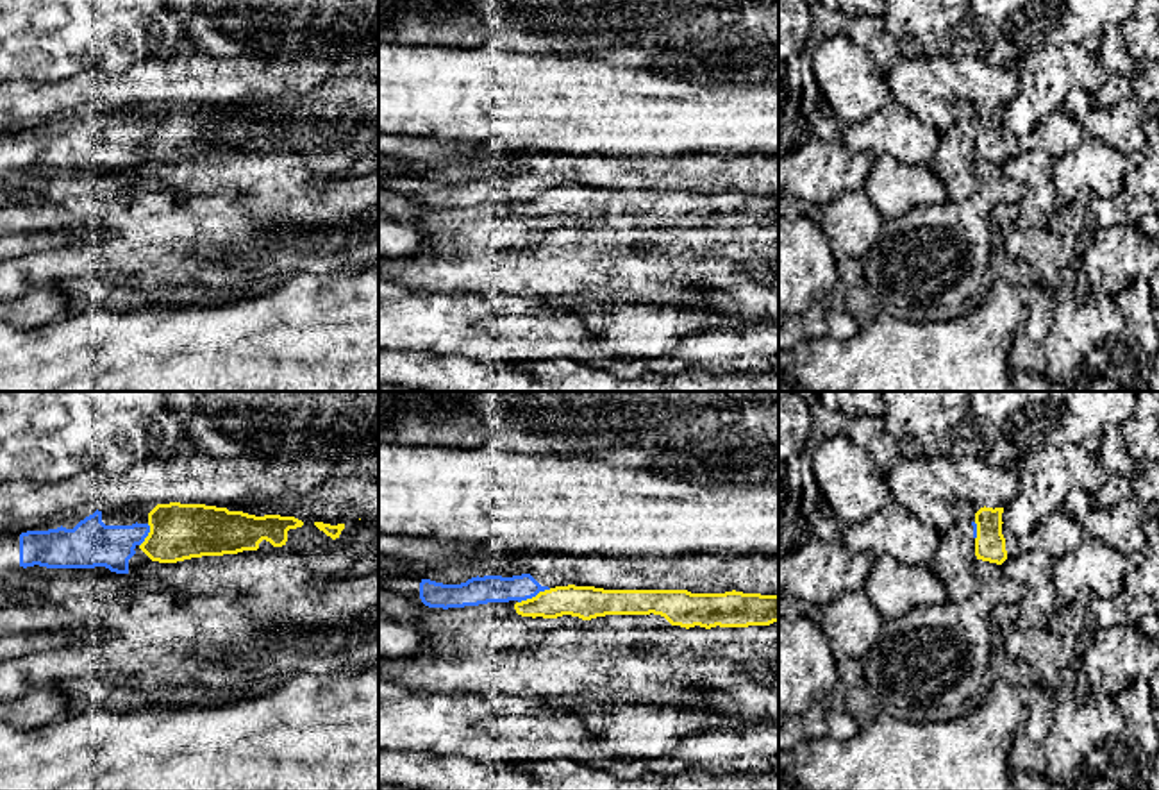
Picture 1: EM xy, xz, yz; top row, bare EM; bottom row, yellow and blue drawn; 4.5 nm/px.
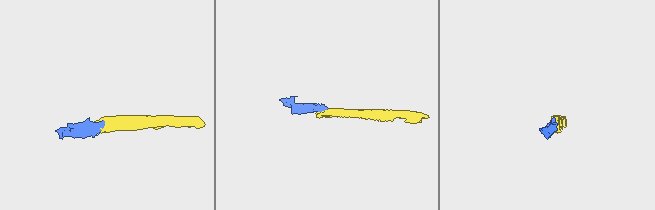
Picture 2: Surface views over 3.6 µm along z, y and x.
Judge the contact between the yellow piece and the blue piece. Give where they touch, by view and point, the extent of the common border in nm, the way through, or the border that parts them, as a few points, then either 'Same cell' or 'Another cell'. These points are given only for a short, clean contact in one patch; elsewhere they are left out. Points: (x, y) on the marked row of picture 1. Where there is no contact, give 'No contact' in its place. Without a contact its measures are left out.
Touches yellow at xz (536, 596). Shared border 170 nm. Boundary: xz (550, 588), (540, 590), (518, 603). Another cell

